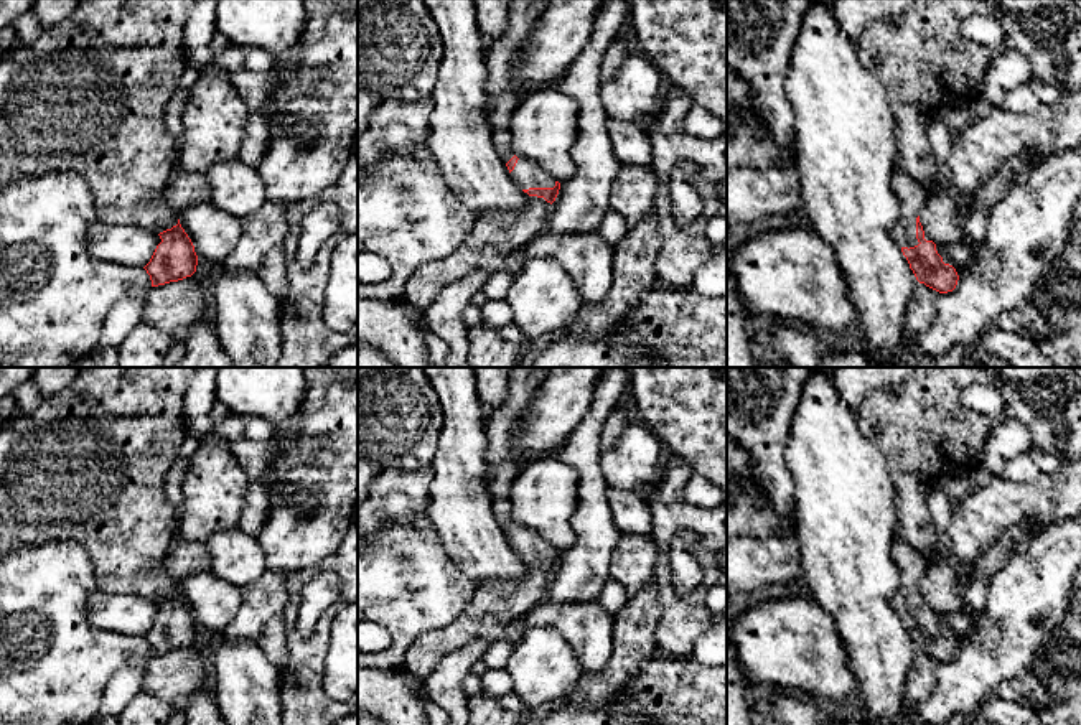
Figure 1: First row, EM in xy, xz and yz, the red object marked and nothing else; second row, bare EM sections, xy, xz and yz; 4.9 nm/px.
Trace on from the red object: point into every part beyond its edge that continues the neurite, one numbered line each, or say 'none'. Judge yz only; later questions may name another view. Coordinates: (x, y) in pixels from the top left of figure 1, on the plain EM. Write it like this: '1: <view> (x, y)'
1: yz (912, 565)

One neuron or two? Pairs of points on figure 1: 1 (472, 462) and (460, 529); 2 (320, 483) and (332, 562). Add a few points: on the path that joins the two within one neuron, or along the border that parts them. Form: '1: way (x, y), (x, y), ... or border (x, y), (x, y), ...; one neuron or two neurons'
1: way (462, 478), (460, 513); one neuron
2: border (340, 542), (313, 565), (295, 572); two neurons

